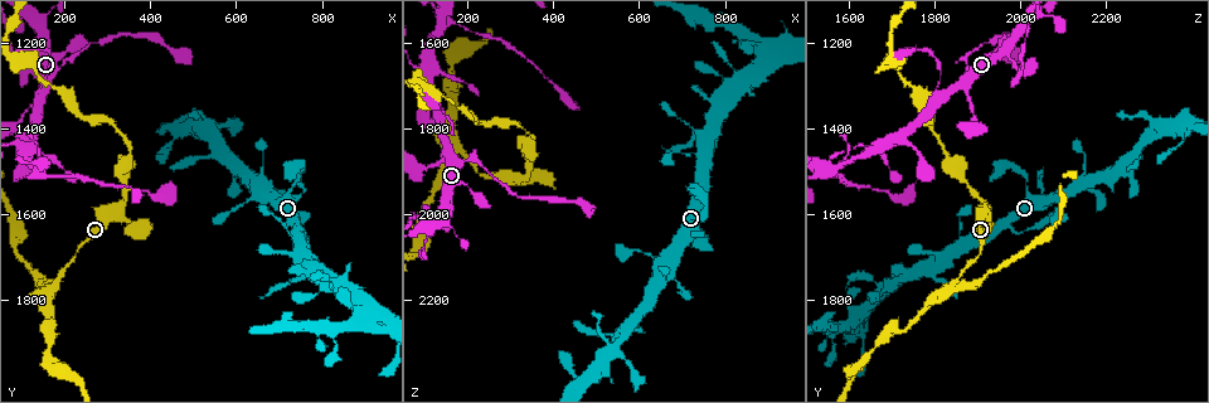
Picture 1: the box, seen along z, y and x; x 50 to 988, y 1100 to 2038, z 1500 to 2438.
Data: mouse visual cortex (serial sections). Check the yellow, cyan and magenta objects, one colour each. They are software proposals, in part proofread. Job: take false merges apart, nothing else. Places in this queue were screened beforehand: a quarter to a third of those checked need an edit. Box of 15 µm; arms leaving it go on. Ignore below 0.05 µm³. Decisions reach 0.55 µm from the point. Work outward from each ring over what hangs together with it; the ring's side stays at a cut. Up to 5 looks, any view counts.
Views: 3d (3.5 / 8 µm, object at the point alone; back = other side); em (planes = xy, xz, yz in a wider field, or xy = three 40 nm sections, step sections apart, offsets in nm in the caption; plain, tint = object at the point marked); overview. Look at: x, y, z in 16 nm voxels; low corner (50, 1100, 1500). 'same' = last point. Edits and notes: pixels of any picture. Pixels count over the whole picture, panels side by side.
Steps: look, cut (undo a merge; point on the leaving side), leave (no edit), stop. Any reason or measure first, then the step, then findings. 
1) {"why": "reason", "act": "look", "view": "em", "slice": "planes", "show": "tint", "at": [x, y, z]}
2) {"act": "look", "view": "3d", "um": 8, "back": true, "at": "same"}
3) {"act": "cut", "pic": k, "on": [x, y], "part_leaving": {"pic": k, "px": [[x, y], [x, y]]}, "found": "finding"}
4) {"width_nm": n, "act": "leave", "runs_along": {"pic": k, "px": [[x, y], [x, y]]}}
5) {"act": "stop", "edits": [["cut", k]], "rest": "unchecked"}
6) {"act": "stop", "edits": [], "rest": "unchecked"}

{"why": "sudden change in width", "act": "look", "view": "3d", "um": 3.5, "back": true, "at": [770, 1740, 1800]}

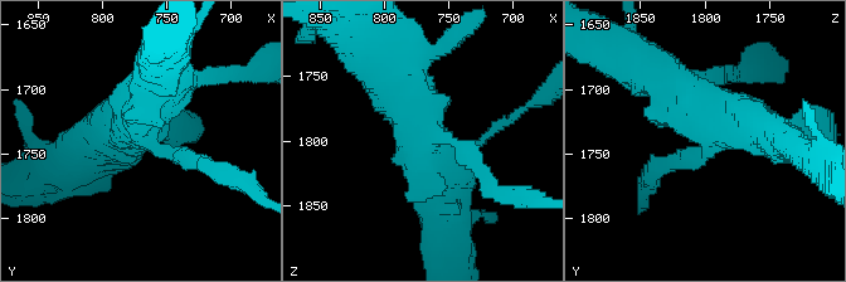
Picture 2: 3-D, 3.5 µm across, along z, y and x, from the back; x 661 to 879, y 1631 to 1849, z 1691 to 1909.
{"arms": 3, "arm_widths_nm": [200, 500, 500], "act": "look", "view": "em", "slice": "xy", "step": 5, "show": "tint", "at": [762, 1738, 1796]}

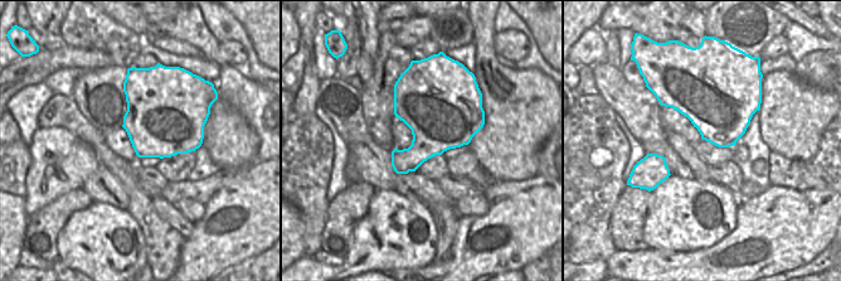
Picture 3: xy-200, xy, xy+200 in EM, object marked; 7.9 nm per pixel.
{"act": "cut", "pic": 2, "on": [191, 155], "part_leaving": {"pic": 2, "px": [[161, 152], [200, 160], [254, 191]]}, "found": "two cells meet here"}

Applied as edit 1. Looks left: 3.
{"why": "arms part here", "act": "look", "view": "3d", "um": 3.5, "at": [185, 1750, 1855]}

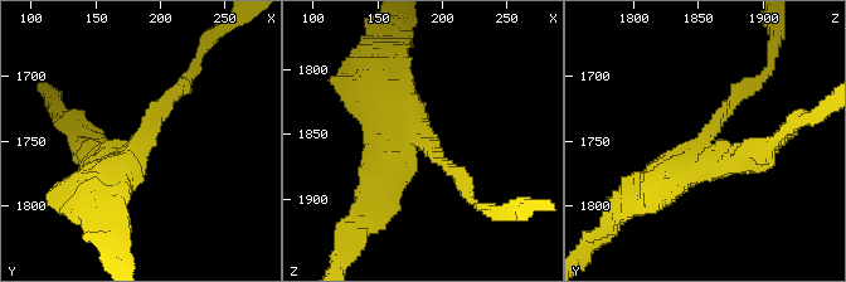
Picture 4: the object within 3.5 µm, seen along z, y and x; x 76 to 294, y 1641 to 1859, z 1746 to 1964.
{"act": "look", "view": "em", "slice": "xy", "step": 5, "show": "tint", "at": [182, 1754, 1852]}

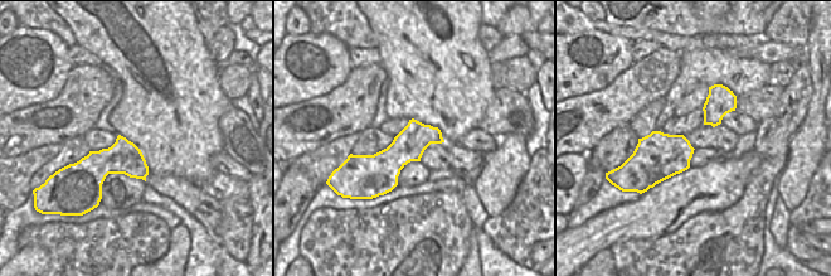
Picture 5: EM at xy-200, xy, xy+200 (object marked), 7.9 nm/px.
{"act": "leave", "runs_along": {"pic": 4, "px": [[181, 90], [131, 151], [88, 186]]}, "found": "all the same cell"}

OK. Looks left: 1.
{"act": "stop", "edits": [["cut", 2]], "rest": "unchecked"}

